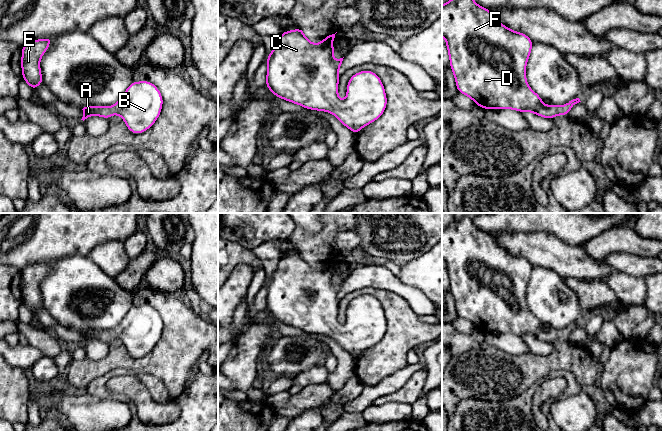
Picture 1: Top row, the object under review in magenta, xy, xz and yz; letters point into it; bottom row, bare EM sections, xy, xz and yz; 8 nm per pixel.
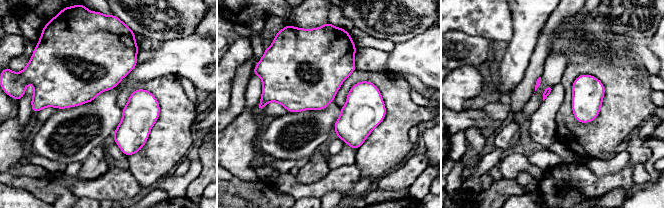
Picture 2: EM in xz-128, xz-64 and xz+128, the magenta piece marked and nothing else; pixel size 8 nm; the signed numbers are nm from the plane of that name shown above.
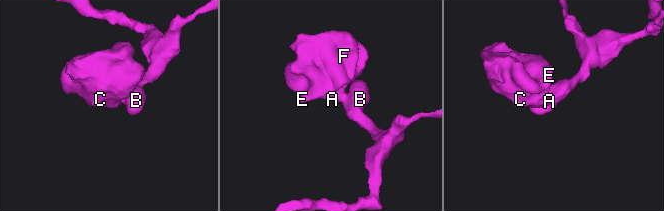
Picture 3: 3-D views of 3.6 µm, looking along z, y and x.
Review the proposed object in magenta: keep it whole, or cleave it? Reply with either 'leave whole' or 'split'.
leave whole

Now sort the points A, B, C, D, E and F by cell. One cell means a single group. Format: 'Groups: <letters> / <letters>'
Groups: A B C D E F

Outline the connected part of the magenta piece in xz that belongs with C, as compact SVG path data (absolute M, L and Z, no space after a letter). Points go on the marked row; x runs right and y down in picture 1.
M303 29L289 30L280 34L278 41L267 57L266 87L281 99L300 105L306 109L325 111L332 113L345 127L355 135L366 126L376 121L384 113L387 106L385 88L378 77L372 71L360 71L351 76L346 87L347 97L344 100L338 98L339 67L343 58L333 58L333 41L335 34L325 37L320 43L314 44L304 36Z

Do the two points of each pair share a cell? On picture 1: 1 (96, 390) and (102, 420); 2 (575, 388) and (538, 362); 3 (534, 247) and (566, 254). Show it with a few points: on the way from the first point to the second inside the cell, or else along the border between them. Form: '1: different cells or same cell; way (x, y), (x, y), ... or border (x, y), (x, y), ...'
1: different cells; border (86, 392), (97, 397), (108, 396)
2: different cells; border (546, 376), (552, 371), (568, 370), (575, 377)
3: same cell; way (542, 249), (558, 254)

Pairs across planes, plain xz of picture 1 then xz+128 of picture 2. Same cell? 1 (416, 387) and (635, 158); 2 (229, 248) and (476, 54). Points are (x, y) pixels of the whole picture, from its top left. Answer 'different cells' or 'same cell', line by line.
1: same cell
2: same cell

